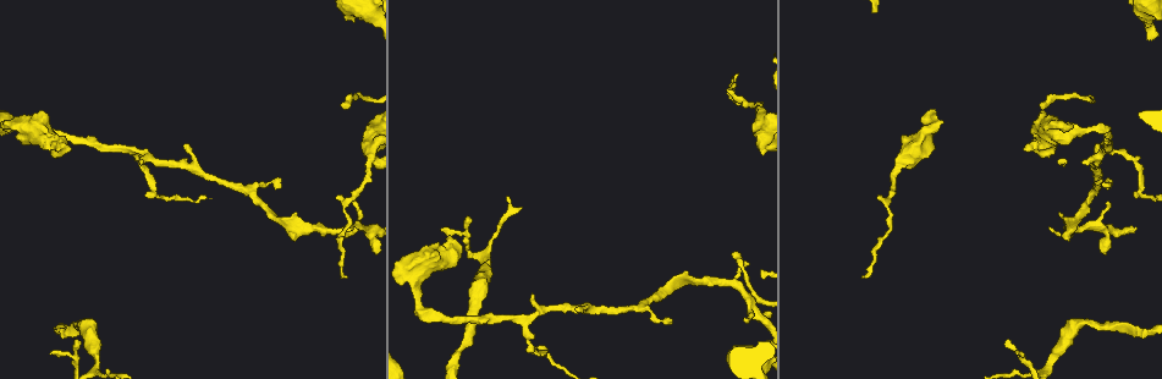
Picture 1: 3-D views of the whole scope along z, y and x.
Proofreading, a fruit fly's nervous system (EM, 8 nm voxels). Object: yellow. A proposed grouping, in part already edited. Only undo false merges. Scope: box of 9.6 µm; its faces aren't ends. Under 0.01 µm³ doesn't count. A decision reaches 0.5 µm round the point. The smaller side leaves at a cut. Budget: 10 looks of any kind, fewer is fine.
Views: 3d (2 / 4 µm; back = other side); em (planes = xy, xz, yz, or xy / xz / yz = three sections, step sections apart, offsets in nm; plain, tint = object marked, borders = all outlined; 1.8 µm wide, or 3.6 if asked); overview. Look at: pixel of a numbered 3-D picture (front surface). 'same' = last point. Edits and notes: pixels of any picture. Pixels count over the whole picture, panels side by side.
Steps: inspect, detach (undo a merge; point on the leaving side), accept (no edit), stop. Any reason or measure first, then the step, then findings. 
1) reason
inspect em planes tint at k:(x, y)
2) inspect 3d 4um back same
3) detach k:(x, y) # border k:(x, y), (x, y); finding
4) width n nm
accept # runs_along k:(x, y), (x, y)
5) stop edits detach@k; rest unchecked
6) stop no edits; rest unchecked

branch point
inspect em planes borders at 1:(1113, 153)

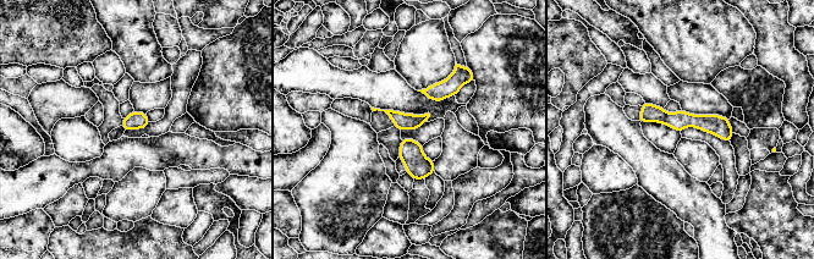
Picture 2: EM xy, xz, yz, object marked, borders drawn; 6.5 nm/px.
accept # runs_along 2:(644, 108), (729, 134); one cell here

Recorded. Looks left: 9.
thick turns thin
inspect em planes plain at 1:(414, 295)

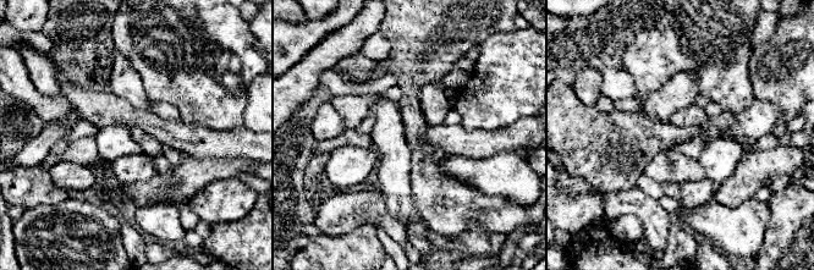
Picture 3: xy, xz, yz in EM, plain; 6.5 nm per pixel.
where the object lies
inspect em planes tint same

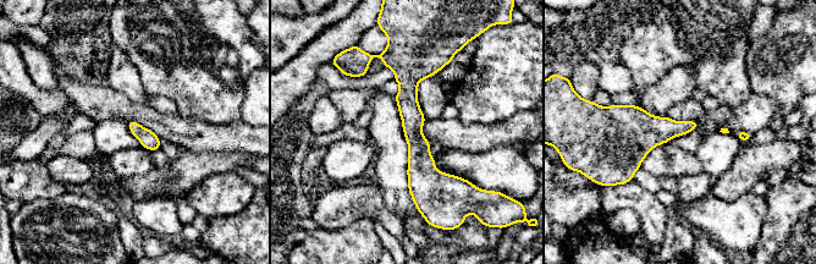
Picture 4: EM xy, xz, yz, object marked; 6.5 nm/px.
accept # runs_along 4:(401, 55), (408, 69), (420, 201); all the same cell

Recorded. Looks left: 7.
three-way junction
inspect em planes tint at 1:(911, 151)

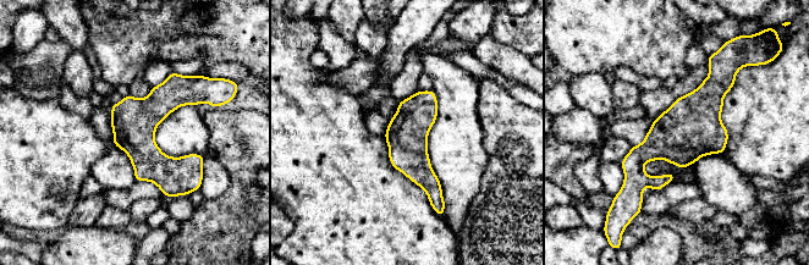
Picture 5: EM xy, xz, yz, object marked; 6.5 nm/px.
accept # all the same cell

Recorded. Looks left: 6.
thick turns thin
inspect 3d 4um at 1:(368, 9)

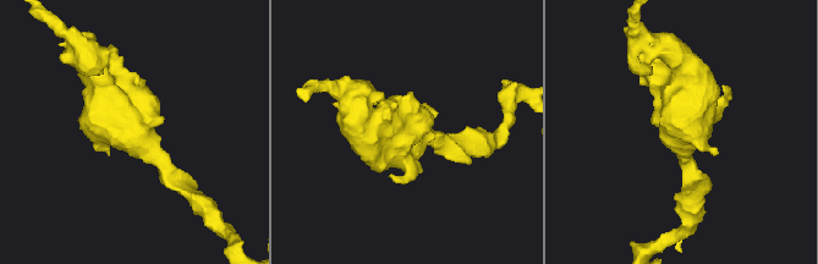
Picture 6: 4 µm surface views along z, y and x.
inspect em planes plain at 6:(134, 137)

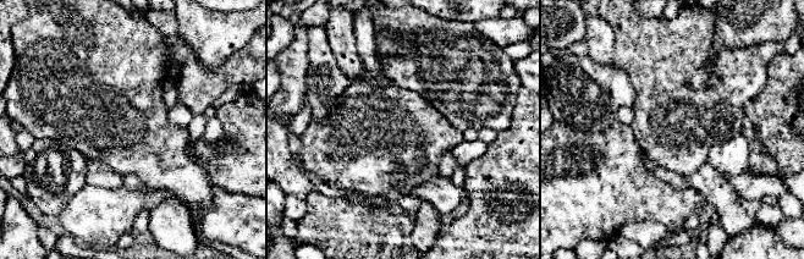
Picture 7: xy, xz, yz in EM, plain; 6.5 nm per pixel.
with the object marked
inspect em planes tint same

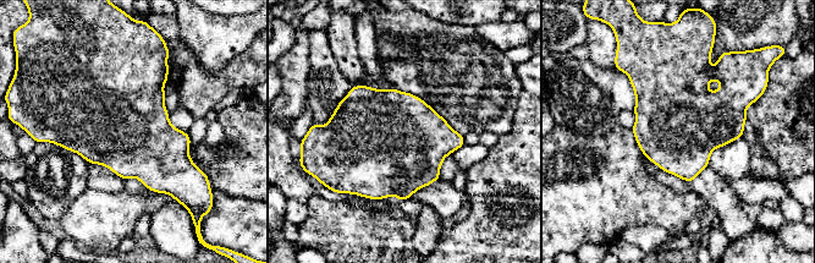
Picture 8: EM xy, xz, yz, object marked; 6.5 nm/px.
width 600 nm
accept # continuous, no second cell

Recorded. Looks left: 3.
stop no edits; rest unchecked

